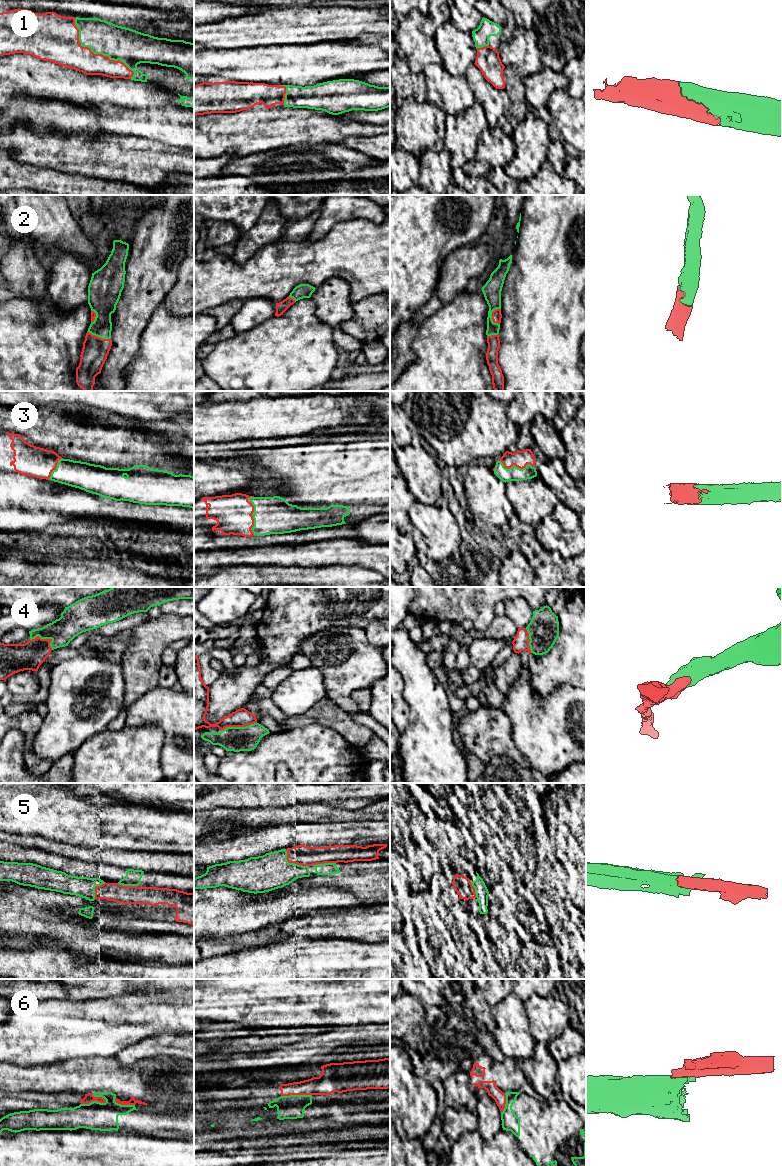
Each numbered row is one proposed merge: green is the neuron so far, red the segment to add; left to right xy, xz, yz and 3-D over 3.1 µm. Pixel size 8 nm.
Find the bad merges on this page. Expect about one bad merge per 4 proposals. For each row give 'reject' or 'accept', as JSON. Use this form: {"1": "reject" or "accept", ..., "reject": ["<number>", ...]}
{"1": "accept", "2": "accept", "3": "accept", "4": "accept", "5": "accept", "6": "reject", "reject": ["6"]}

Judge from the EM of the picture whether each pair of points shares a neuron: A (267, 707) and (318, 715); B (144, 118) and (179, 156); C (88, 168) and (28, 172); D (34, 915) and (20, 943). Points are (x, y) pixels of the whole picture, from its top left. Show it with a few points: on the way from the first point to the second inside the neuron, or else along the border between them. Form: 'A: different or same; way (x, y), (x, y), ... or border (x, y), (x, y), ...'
A: same; way (280, 717), (284, 721), (301, 721), (305, 719)
B: different; border (145, 138), (183, 149)
C: different; border (32, 164), (38, 167), (50, 167), (78, 175)
D: different; border (10, 935), (47, 936)

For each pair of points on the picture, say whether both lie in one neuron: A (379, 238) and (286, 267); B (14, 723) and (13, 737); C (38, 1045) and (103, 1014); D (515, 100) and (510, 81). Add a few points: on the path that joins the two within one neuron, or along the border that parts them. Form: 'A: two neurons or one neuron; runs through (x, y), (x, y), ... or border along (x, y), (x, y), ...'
A: one neuron; runs through (356, 251), (347, 251), (321, 260), (309, 261)
B: two neurons; border along (10, 729), (16, 729), (22, 735), (23, 751)
C: one neuron; runs through (54, 1031), (87, 1028)
D: one neuron; runs through (515, 95), (514, 86)

